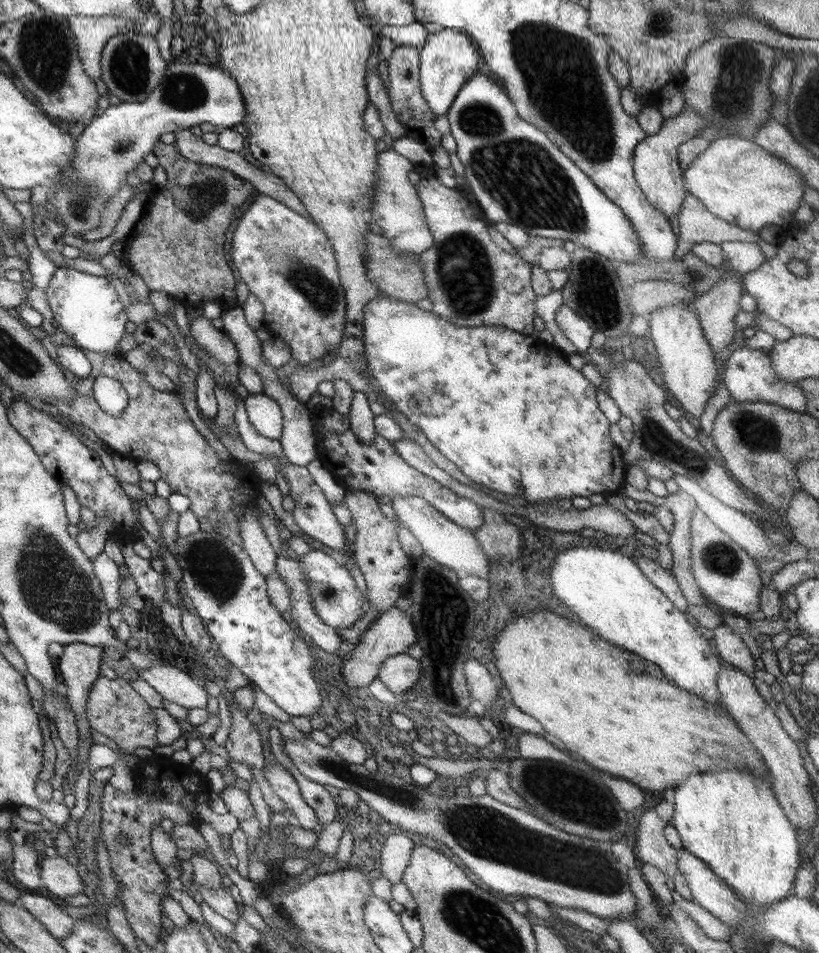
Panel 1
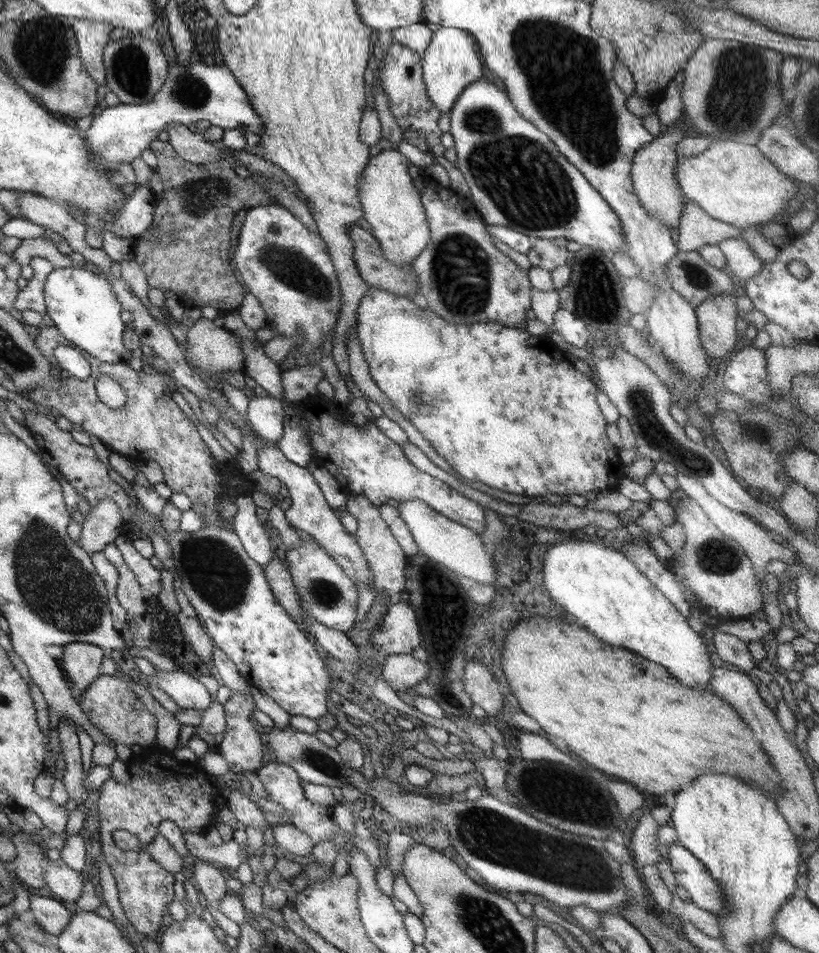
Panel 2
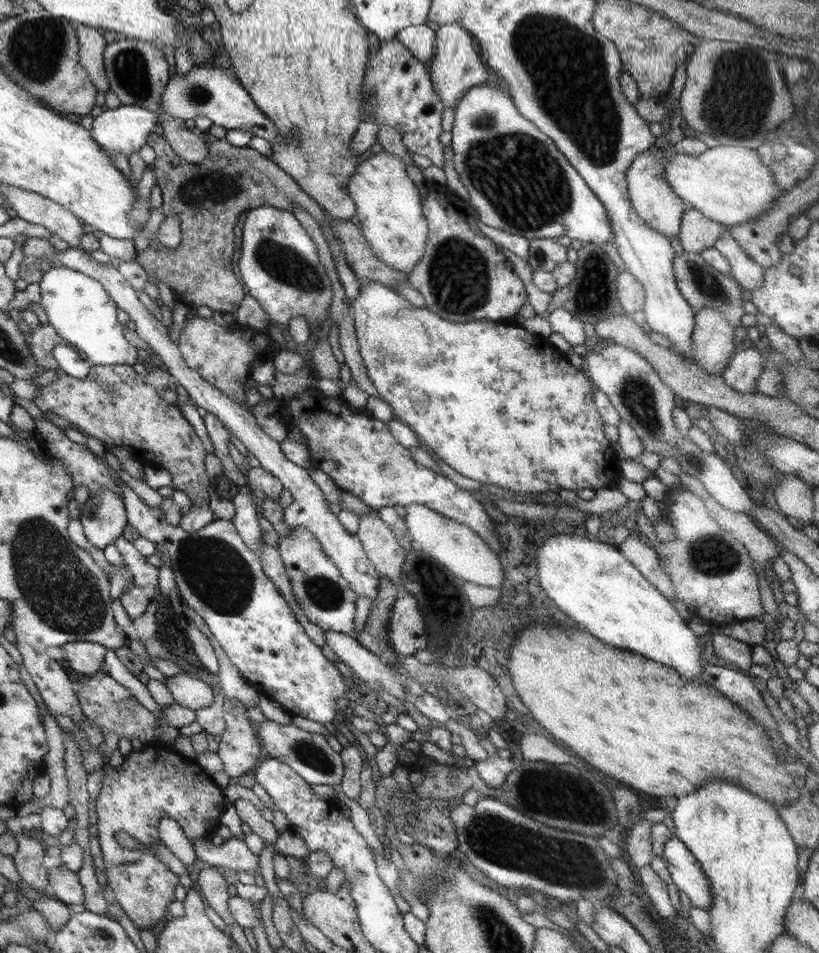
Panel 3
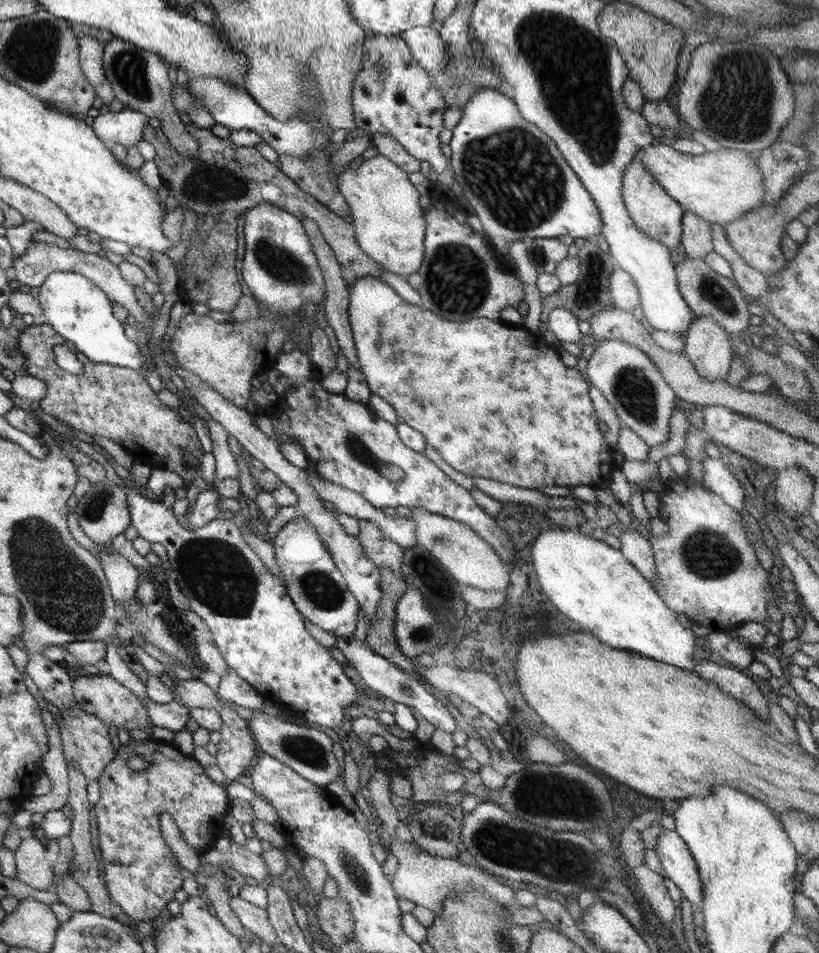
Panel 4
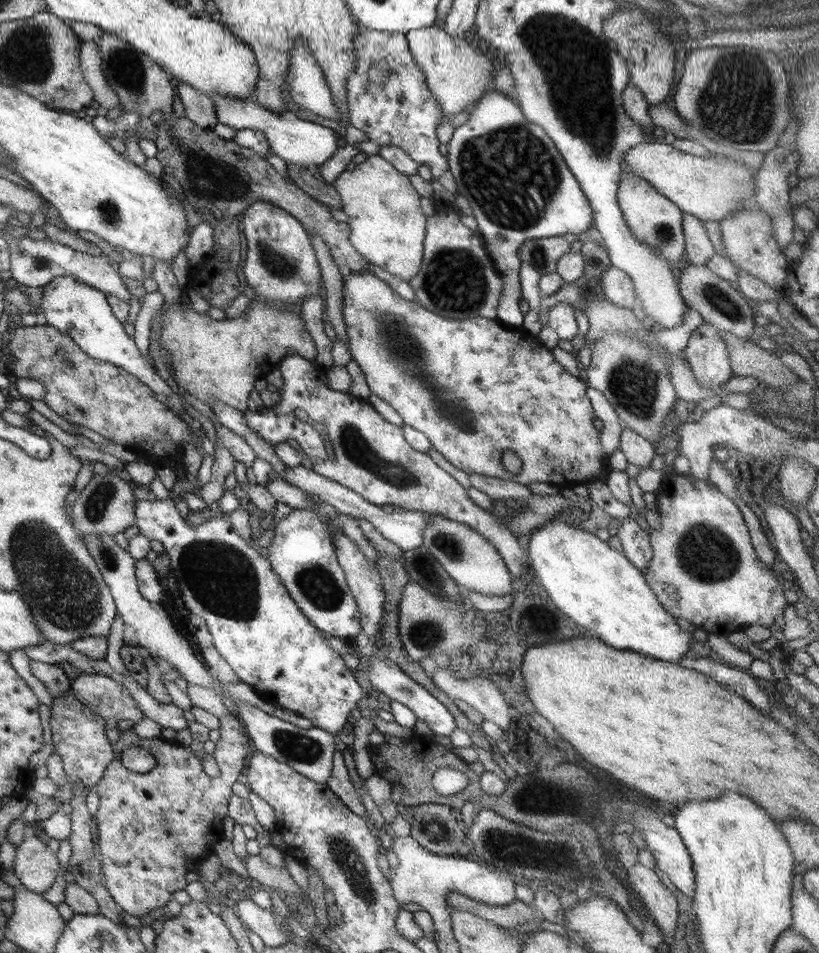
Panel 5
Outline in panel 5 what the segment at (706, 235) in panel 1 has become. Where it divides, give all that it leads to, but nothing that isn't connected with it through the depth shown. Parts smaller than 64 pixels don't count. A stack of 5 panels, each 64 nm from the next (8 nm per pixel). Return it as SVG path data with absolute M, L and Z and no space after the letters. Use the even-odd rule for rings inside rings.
M683 214L684 253L687 261L690 264L695 264L695 266L703 266L715 254L715 247L708 239L703 224L704 222L699 220L699 218Z

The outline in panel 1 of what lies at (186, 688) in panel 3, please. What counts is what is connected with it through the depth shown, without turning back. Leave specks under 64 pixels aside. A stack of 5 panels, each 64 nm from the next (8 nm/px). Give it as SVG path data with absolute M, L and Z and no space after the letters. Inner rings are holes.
M152 662L147 669L135 668L135 671L165 700L185 709L205 708L207 704L202 684L175 667Z

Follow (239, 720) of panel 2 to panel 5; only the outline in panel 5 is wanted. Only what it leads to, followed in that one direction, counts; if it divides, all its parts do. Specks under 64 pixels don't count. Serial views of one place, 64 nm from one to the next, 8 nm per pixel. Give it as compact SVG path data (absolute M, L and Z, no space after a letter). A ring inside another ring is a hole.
M229 712L219 718L219 731L220 738L215 743L216 747L214 755L216 764L220 769L219 776L217 777L209 777L203 773L203 769L201 768L201 760L195 757L193 752L191 752L191 749L182 748L181 746L175 745L172 741L167 741L159 737L141 738L137 736L137 733L135 733L131 728L127 731L124 731L123 733L118 733L117 741L115 744L112 744L112 750L114 754L113 760L110 760L107 768L105 768L103 771L102 777L96 784L96 791L99 799L97 811L94 817L97 821L97 848L99 848L99 854L101 854L100 866L102 867L103 885L105 889L107 889L107 892L111 895L115 905L119 909L125 911L128 915L143 918L153 909L159 907L165 908L166 904L172 899L173 893L185 888L185 873L187 872L187 867L185 867L185 864L187 864L187 860L204 860L208 855L214 852L213 845L217 844L219 840L223 840L224 838L222 835L221 823L223 822L223 818L227 816L227 799L231 795L231 786L235 782L235 778L239 776L239 773L243 768L245 769L245 764L248 760L247 758L250 754L250 751L252 750L252 745L250 744L249 738L245 732L245 728L243 728L241 722L239 722L236 716L229 714ZM128 747L141 747L152 755L156 764L155 767L152 768L151 772L134 773L133 771L129 771L123 767L121 764L121 752Z

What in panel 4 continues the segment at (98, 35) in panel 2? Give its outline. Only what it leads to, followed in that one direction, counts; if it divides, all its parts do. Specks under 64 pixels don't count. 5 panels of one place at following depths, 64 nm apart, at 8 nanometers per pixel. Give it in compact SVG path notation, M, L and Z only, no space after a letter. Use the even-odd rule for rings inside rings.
M77 34L78 61L83 76L93 88L97 98L103 101L103 105L109 105L113 97L112 89L105 78L102 66L103 44L95 38Z

